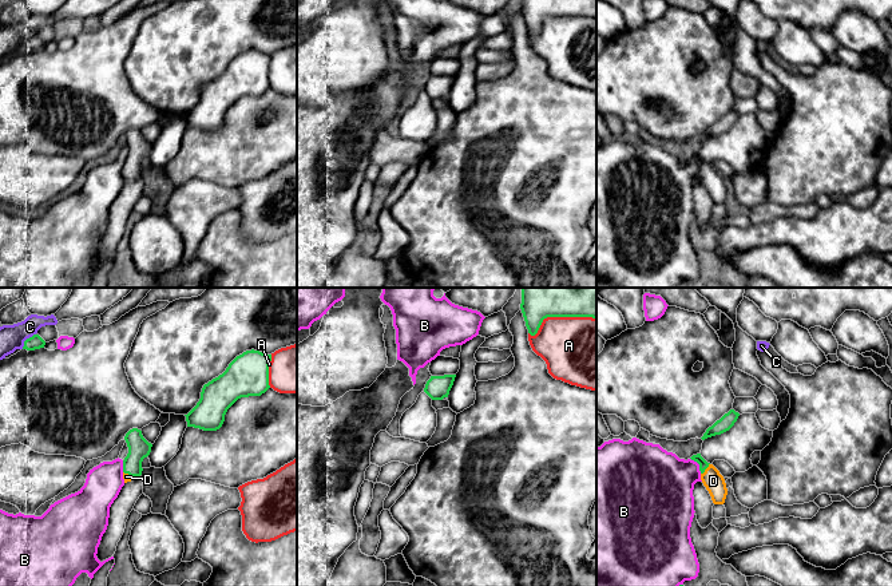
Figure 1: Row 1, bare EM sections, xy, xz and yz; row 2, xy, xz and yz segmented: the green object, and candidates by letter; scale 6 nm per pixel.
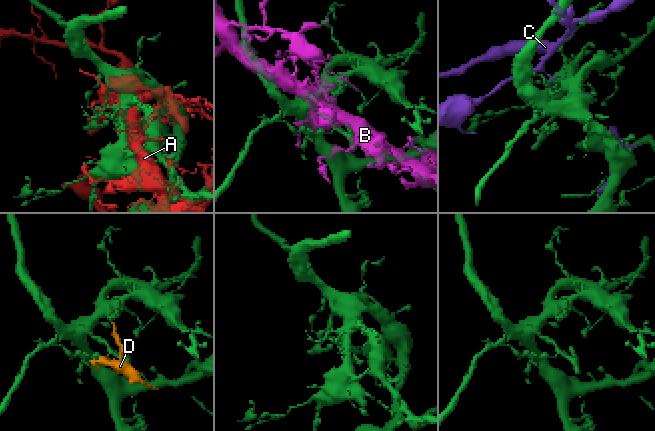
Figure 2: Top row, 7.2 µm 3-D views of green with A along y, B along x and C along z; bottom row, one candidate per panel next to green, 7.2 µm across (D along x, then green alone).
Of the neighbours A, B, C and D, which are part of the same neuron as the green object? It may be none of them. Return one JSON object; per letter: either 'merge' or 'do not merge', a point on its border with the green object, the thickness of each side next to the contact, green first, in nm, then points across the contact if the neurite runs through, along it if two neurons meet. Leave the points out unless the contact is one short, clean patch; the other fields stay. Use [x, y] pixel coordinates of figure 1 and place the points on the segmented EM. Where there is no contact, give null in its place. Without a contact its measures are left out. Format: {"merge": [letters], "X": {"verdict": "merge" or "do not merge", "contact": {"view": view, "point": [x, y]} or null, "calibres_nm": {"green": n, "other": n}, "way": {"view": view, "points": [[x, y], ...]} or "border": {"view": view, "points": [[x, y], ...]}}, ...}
{"merge": ["D"], "A": {"verdict": "do not merge", "contact": {"view": "xz", "point": [559, 316]}, "calibres_nm": {"green": 360, "other": 420}}, "B": {"verdict": "do not merge", "contact": {"view": "yz", "point": [698, 463]}, "calibres_nm": {"green": 60, "other": 360}}, "C": {"verdict": "do not merge", "contact": {"view": "xy", "point": [26, 340]}, "calibres_nm": {"green": 80, "other": 150}}, "D": {"verdict": "merge", "contact": {"view": "yz", "point": [706, 467]}, "calibres_nm": {"green": 60, "other": 120}, "way": {"view": "yz", "points": [[704, 464], [706, 467], [713, 480]]}}}

